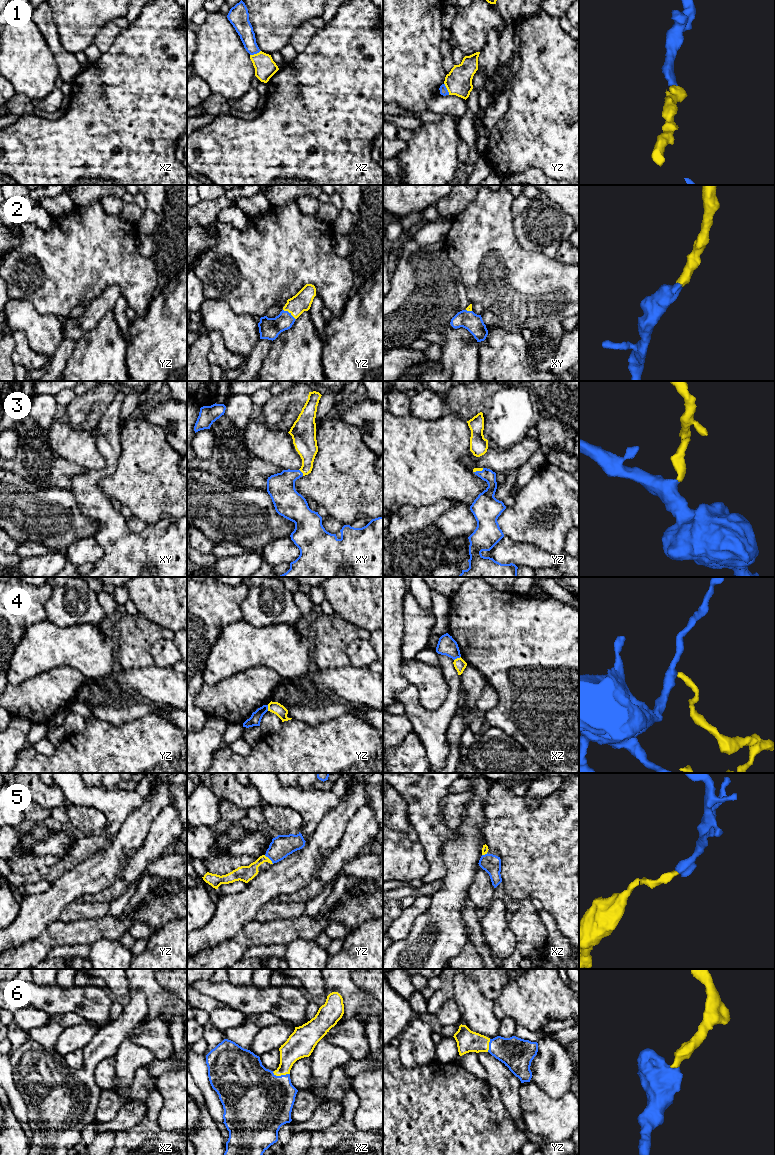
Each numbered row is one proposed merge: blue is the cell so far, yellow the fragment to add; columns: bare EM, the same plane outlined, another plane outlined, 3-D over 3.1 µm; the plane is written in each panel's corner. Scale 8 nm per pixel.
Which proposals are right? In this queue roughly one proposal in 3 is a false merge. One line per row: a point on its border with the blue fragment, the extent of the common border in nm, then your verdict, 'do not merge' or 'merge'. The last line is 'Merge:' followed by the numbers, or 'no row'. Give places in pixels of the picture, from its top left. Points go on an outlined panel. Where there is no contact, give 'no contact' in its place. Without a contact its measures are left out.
1: contact yz (446, 89); length 100 nm; merge
2: contact yz (289, 313); length 130 nm; merge
3: contact xy (301, 472); length 70 nm; merge
4: contact xz (457, 657); length 70 nm; do not merge
5: contact yz (269, 858); length 100 nm; merge
6: contact xz (281, 1075); length 140 nm; merge
Merge: 1, 2, 3, 5, 6

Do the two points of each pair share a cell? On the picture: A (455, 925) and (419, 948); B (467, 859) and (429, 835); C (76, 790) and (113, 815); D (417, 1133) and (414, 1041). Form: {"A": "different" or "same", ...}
{"A": "same", "B": "different", "C": "same", "D": "different"}

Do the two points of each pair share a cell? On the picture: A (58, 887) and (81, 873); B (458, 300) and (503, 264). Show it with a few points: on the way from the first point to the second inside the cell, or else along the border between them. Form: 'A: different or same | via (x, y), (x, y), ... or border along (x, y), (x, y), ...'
A: same | via (64, 887), (67, 887), (75, 879)
B: different | border along (459, 271), (466, 296), (471, 303)

